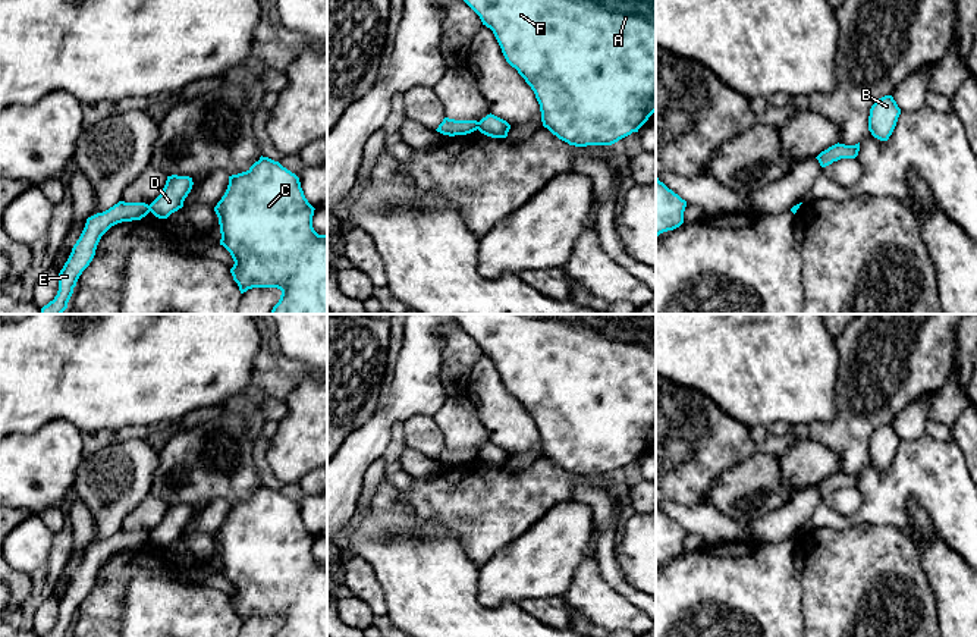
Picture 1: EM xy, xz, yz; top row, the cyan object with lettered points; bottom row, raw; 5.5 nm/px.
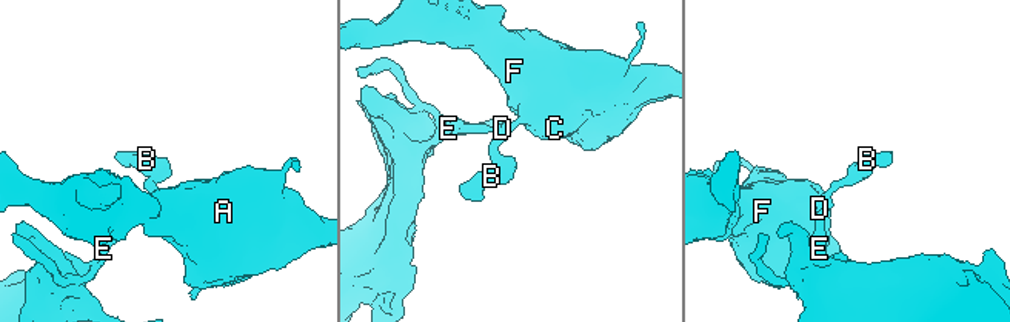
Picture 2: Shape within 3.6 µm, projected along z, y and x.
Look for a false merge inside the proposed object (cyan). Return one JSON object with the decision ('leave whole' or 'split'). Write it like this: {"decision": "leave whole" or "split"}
{"decision": "split"}

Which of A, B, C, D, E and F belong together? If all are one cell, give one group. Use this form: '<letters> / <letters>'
A B C D F / E

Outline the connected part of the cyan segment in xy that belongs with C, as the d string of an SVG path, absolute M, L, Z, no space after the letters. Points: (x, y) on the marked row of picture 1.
M263 156L246 172L229 176L227 189L214 207L220 245L235 261L230 273L241 294L252 288L282 291L270 314L327 314L327 235L314 230L314 210L299 178Z

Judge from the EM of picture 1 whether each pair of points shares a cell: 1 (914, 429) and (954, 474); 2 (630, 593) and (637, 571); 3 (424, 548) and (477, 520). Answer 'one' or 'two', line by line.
1: two
2: two
3: two

